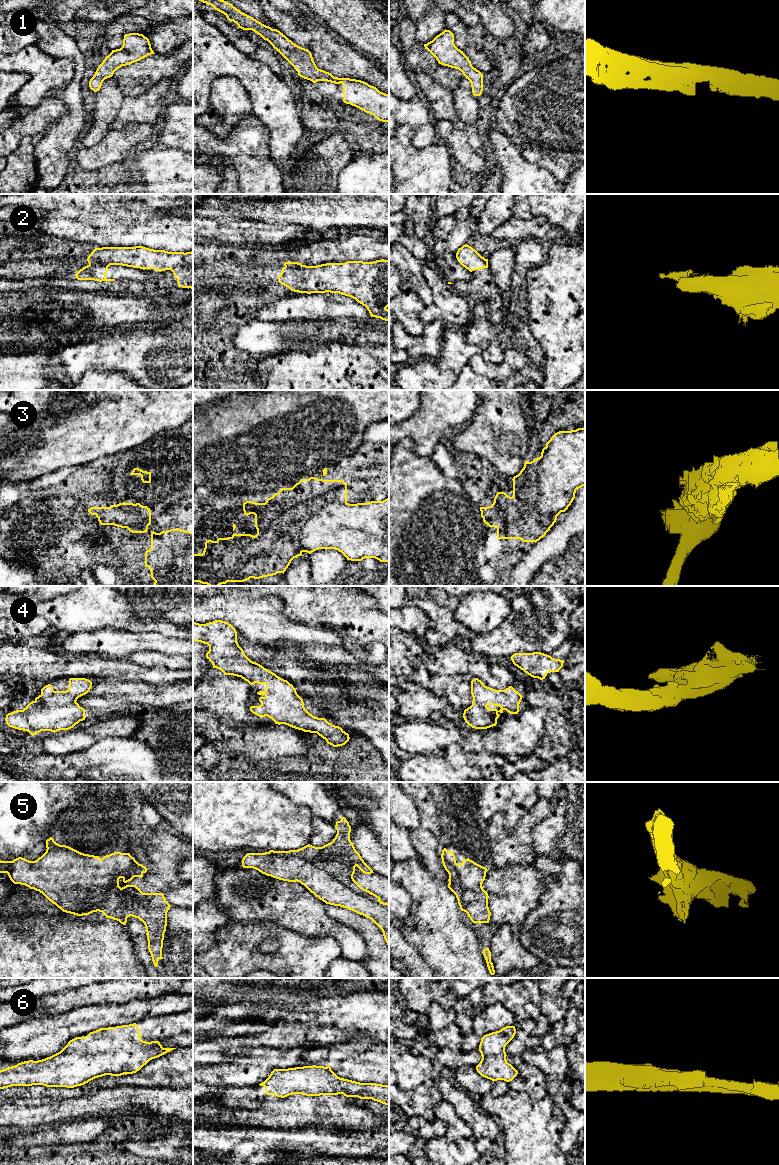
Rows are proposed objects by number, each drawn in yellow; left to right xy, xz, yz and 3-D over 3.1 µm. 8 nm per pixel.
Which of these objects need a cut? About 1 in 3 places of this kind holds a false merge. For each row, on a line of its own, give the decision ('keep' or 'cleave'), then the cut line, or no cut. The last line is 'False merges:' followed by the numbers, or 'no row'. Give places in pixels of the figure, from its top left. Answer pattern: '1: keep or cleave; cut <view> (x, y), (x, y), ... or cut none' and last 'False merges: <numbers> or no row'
1: keep; cut none
2: cleave; cut xy (89, 263), (105, 263), (109, 265)
3: keep; cut none
4: keep; cut none
5: keep; cut none
6: keep; cut none
False merges: 2

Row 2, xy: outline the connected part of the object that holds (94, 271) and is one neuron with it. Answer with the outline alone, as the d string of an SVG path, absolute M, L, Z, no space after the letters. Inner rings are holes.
M91 263L75 274L78 280L94 280L94 281L115 281L115 279L107 279L106 273L109 265L99 264L99 263Z

